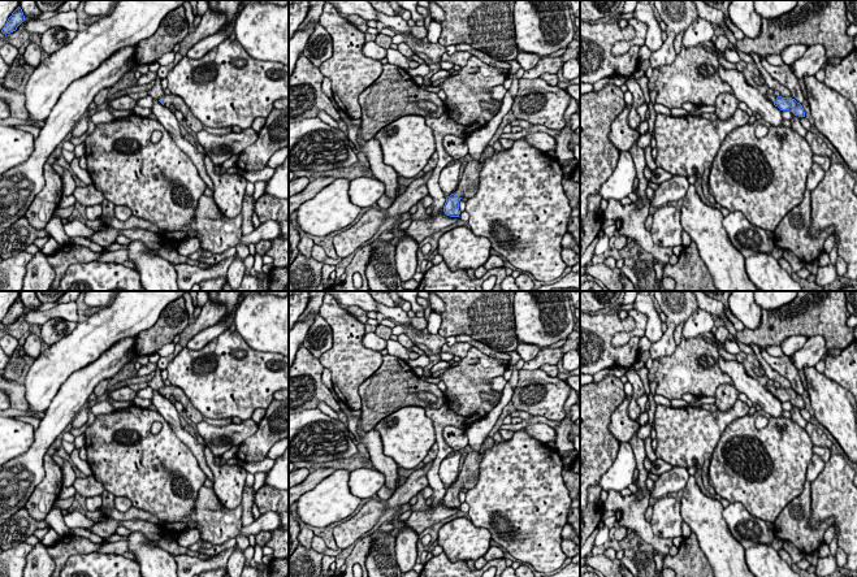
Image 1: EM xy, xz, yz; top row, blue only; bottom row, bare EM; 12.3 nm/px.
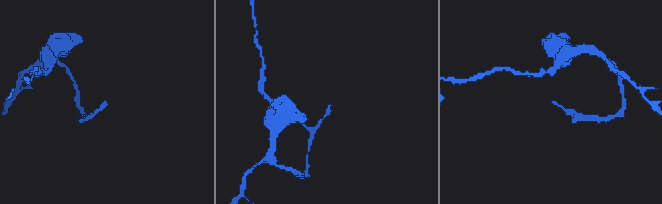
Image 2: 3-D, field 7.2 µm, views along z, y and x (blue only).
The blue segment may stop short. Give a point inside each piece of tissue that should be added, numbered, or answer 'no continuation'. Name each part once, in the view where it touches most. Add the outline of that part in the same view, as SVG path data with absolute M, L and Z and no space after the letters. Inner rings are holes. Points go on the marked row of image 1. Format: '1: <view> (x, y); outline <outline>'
1: xz (468, 185); outline M488 144L479 160L471 159L460 177L456 190L453 194L459 198L473 196L479 190L480 170L482 169L482 162L493 155L494 149Z

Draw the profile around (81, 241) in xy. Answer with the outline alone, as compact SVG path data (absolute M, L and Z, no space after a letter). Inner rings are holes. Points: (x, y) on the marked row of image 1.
M73 237L70 238L70 242L78 246L87 247L94 252L101 252L104 250L101 246L85 237Z

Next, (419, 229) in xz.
M443 209L437 214L430 214L424 220L415 220L404 230L417 244L423 242L427 237L455 224L459 217L446 216Z

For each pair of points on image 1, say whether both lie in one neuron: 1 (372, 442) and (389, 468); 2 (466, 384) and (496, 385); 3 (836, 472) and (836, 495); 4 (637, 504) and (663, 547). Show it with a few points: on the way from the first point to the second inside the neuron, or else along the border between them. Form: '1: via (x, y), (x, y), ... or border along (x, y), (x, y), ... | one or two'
1: via (375, 448), (376, 455), (382, 461) | one
2: border along (502, 374), (492, 380), (492, 390) | two
3: via (836, 477), (836, 490) | one
4: via (637, 516), (637, 524), (652, 538) | one

